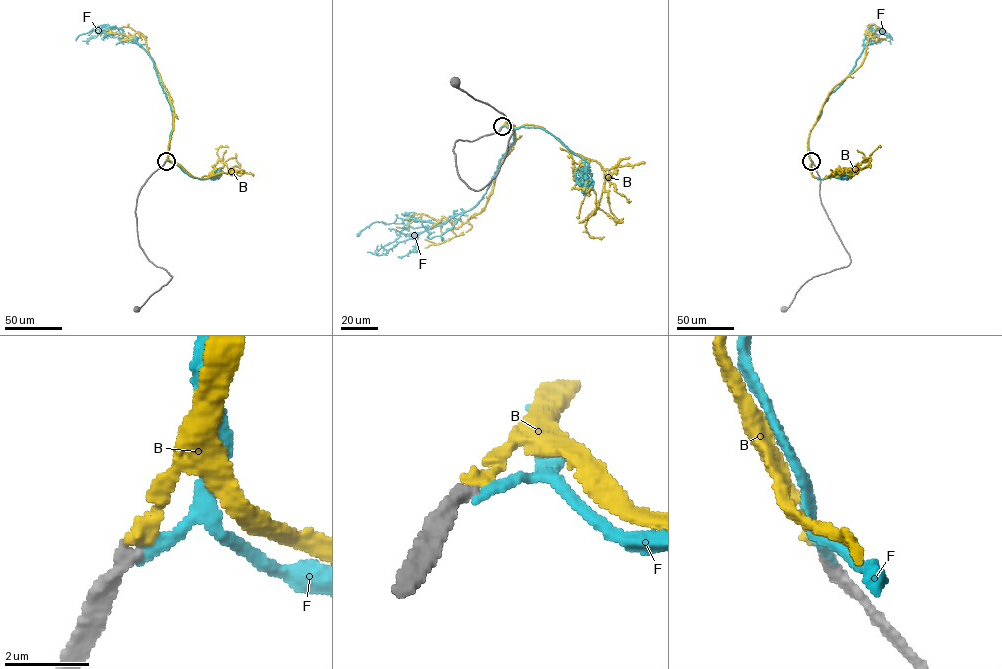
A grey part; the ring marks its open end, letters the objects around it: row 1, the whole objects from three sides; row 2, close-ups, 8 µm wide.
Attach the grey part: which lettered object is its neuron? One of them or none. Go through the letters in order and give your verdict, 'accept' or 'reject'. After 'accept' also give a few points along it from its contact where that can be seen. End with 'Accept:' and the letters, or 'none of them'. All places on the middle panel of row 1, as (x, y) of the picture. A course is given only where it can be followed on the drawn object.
B: accept | via (502, 126), (509, 121), (515, 140), (485, 208), (456, 228), (414, 214), (406, 226), (396, 227)
F: reject
Accept: B

